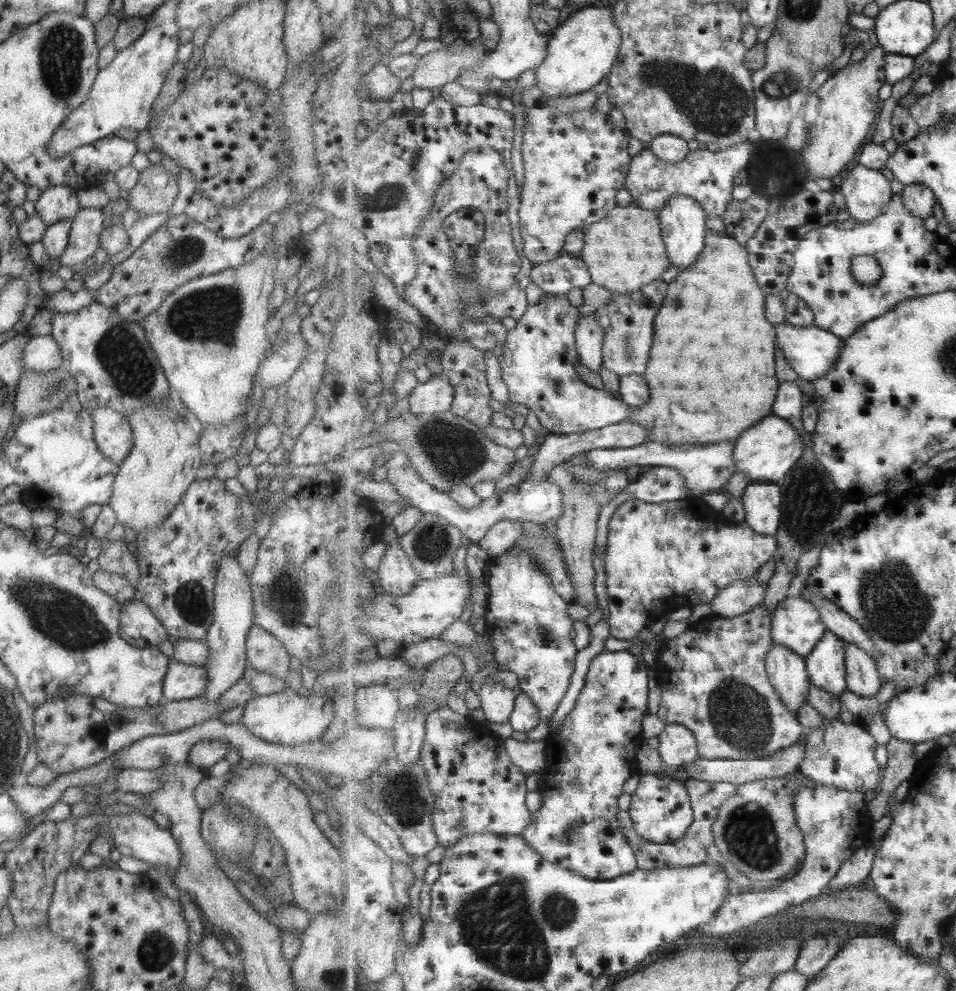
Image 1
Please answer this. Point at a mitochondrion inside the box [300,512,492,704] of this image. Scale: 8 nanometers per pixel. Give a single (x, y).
(432, 544)

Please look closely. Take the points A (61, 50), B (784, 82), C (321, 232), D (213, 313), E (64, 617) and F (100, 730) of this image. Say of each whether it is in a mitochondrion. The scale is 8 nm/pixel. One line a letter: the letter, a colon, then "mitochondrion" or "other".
A: mitochondrion
B: mitochondrion
C: other
D: mitochondrion
E: mitochondrion
F: mitochondrion

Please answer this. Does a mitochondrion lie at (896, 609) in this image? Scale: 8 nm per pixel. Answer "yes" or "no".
yes

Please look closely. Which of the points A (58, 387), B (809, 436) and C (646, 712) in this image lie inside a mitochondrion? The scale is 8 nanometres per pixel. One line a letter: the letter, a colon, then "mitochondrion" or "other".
A: mitochondrion
B: other
C: other

